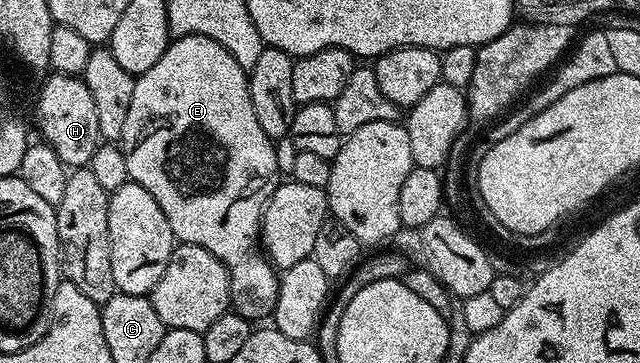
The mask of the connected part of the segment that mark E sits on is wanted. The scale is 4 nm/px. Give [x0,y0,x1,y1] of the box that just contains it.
[119,35,281,321]

